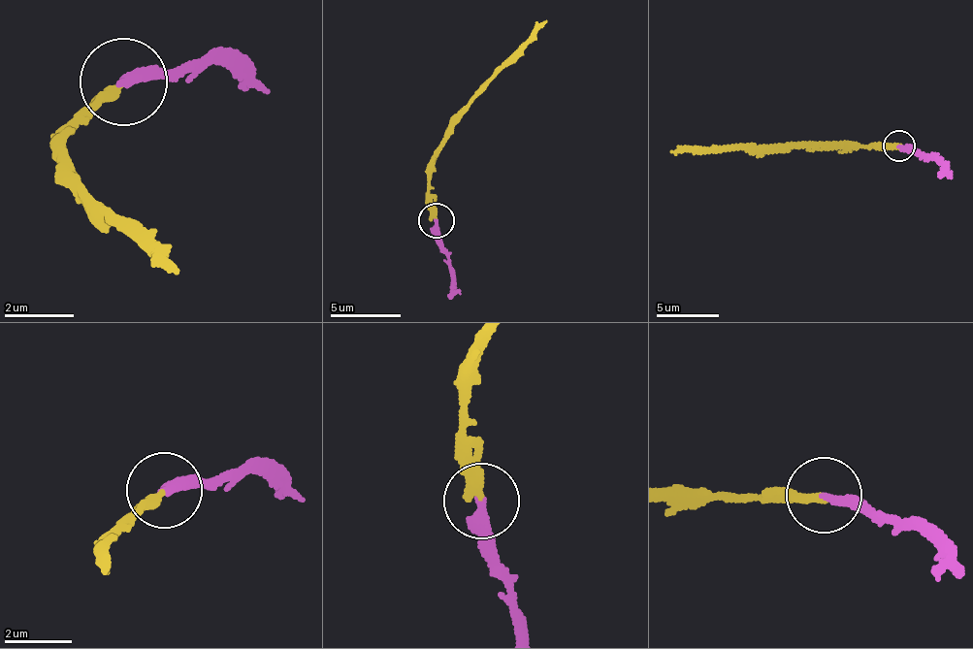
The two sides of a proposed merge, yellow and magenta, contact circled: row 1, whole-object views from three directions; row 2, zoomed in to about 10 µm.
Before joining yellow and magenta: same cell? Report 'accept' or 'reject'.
accept

